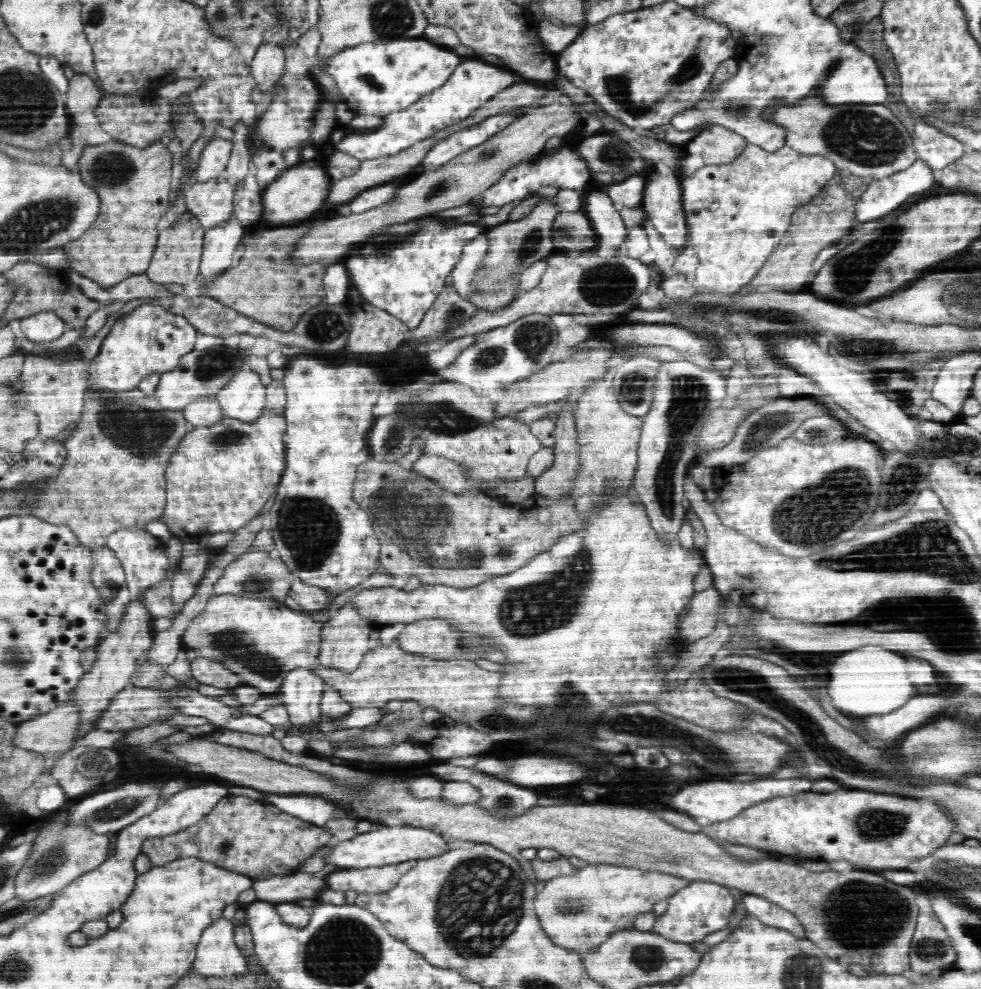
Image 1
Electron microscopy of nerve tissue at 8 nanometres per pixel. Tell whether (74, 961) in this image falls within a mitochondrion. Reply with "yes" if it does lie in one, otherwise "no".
no

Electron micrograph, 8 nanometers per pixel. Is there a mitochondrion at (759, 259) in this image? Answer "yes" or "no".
no

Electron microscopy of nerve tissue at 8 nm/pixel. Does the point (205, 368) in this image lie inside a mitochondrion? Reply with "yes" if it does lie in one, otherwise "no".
yes

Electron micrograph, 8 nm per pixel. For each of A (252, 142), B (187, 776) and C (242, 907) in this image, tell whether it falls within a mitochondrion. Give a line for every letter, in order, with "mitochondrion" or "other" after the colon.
A: other
B: other
C: other

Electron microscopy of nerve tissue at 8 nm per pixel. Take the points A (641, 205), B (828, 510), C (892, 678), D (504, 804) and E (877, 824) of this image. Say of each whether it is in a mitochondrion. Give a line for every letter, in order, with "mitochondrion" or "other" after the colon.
A: other
B: mitochondrion
C: other
D: mitochondrion
E: mitochondrion

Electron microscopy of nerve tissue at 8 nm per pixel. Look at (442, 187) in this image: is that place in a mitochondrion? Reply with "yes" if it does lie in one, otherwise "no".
yes

